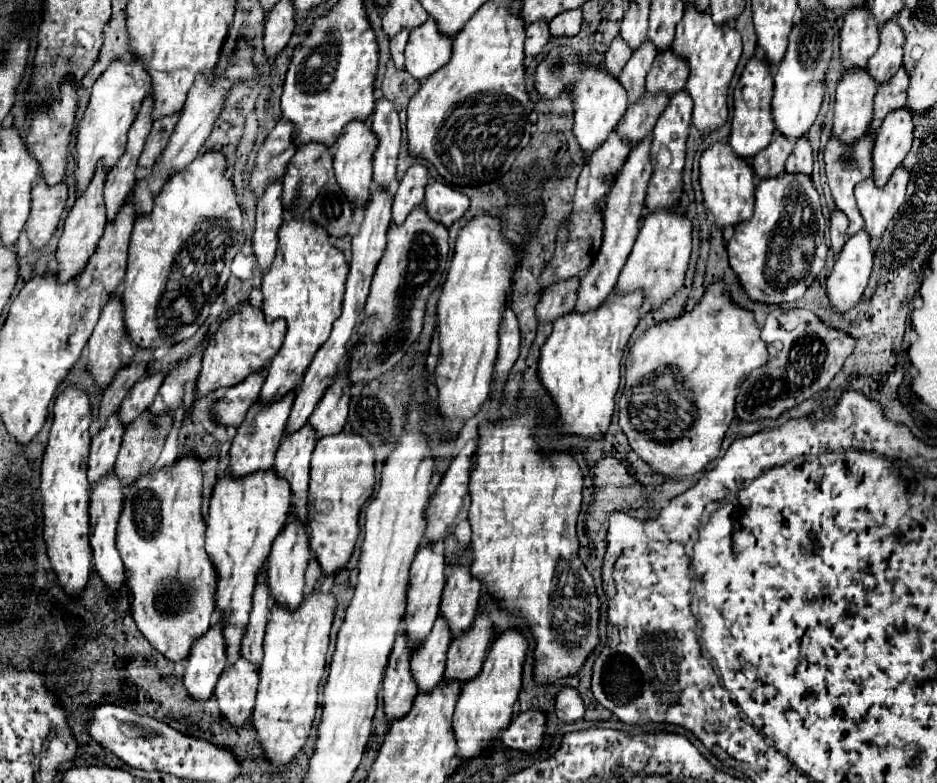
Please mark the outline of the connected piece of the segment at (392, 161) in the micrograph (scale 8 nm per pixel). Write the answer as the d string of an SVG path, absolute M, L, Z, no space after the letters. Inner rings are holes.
M377 100L371 128L379 136L379 146L373 156L373 182L379 188L389 190L393 182L397 182L397 156L401 142L399 116L393 104L389 104L389 100Z

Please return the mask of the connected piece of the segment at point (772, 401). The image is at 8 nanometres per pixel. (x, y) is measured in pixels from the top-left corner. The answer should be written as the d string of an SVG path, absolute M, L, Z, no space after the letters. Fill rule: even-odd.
M785 308L779 314L775 310L775 314L771 314L771 318L765 322L761 338L769 344L775 358L769 364L753 370L739 388L735 412L745 422L757 418L775 418L781 412L801 404L815 392L825 390L855 348L851 334L827 326L815 312L807 308Z

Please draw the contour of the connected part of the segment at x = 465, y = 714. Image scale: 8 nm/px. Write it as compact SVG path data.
M509 628L491 642L491 648L485 656L481 672L463 684L455 706L455 716L453 716L453 730L459 746L459 758L469 760L485 752L487 748L491 748L493 738L497 738L499 730L503 730L509 724L513 716L515 700L521 690L525 654L527 654L525 634L515 628Z

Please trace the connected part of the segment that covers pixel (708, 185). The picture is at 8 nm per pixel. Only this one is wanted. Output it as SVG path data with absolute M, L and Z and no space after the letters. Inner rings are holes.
M713 142L701 156L701 188L705 196L707 210L715 216L715 222L725 226L735 226L741 220L749 220L755 202L755 172L751 164L737 156L727 142Z

